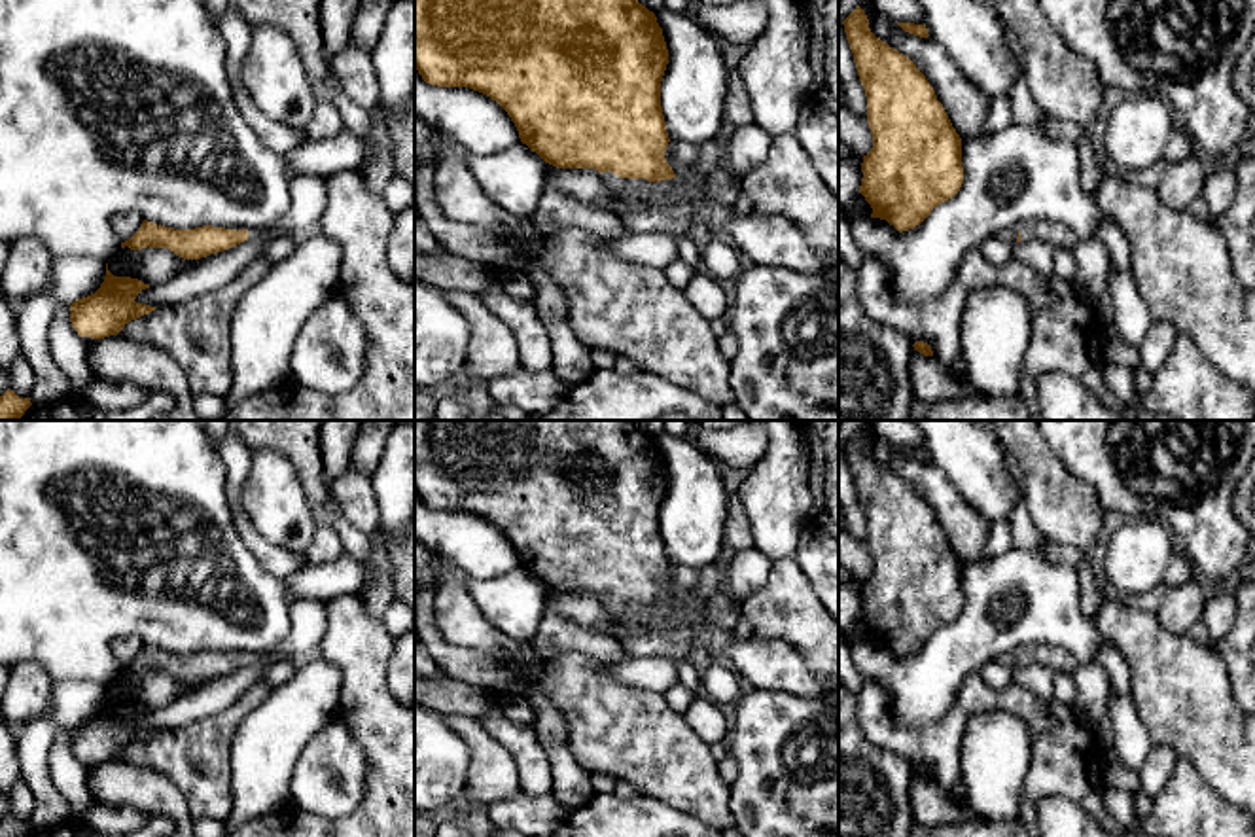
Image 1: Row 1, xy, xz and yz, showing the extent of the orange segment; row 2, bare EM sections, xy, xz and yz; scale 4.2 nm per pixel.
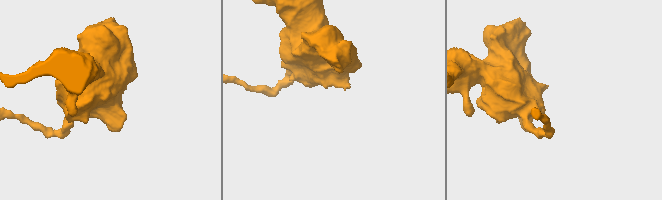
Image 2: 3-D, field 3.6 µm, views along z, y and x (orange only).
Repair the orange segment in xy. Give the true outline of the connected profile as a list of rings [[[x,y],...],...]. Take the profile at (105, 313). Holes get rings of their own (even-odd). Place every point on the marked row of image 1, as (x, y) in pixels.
[[[106,263],[106,276],[100,288],[95,294],[76,299],[70,305],[72,328],[78,331],[80,337],[104,339],[110,335],[117,335],[131,320],[136,320],[157,309],[157,307],[150,307],[150,305],[142,305],[134,301],[136,295],[146,288],[150,288],[150,284],[144,284],[138,278],[114,276],[108,271],[108,263]]]

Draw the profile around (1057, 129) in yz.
[[[1045,117],[1045,125],[1047,125],[1047,134],[1052,140],[1066,140],[1066,142],[1073,142],[1073,144],[1085,142],[1090,146],[1094,146],[1100,140],[1092,129],[1081,127],[1073,121]]]

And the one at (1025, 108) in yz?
[[[1005,27],[1005,42],[1007,45],[1013,49],[1013,53],[1016,55],[1016,61],[1022,66],[1022,74],[1016,80],[1016,83],[1013,85],[1011,91],[1011,114],[1013,114],[1013,121],[1016,123],[1035,123],[1039,119],[1045,119],[1045,112],[1043,108],[1034,100],[1032,91],[1028,89],[1028,81],[1026,81],[1026,57],[1022,51],[1022,45],[1016,38],[1016,34]]]

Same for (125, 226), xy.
[[[125,212],[112,218],[112,227],[121,242],[129,240],[142,225],[144,218],[138,212]]]

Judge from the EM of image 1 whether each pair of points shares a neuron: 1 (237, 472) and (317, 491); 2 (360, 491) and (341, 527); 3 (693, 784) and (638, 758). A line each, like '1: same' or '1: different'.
1: different
2: different
3: same

